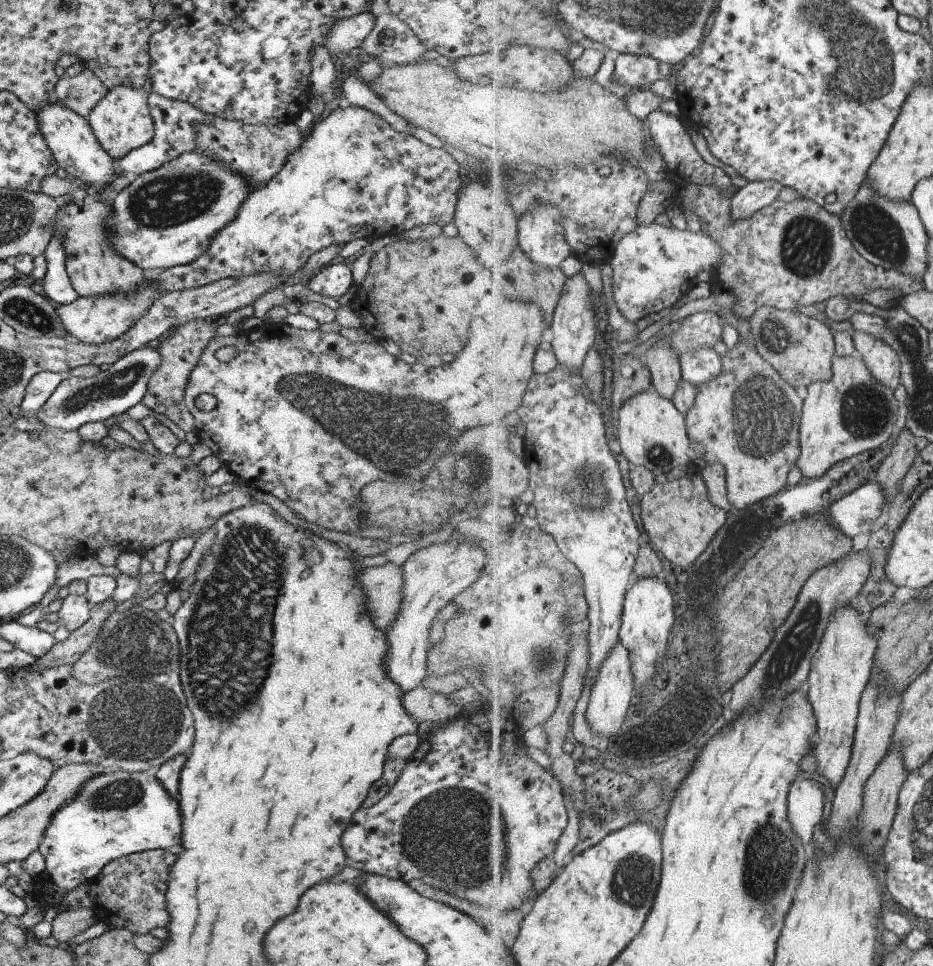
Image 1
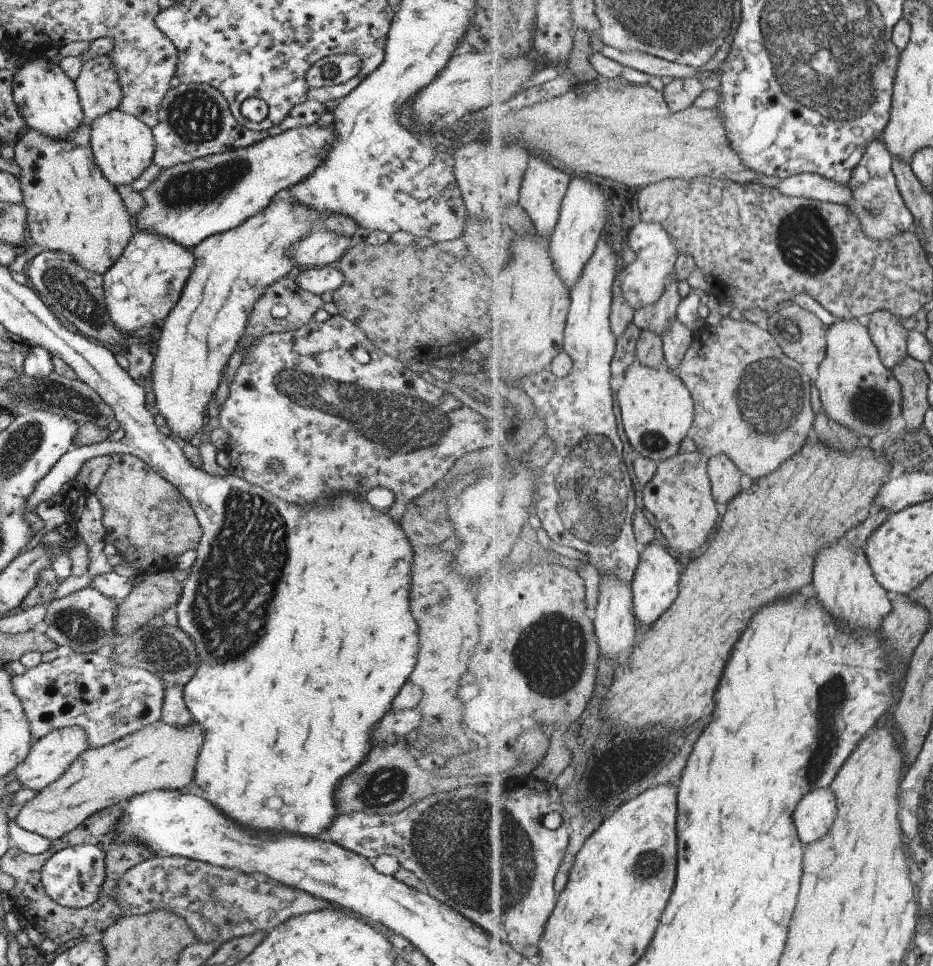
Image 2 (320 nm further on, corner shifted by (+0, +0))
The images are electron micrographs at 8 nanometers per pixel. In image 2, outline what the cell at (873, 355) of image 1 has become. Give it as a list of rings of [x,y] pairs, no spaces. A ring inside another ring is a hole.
[[[878,310],[870,316],[870,335],[878,346],[882,361],[893,370],[909,355],[908,337],[910,331],[901,324],[891,311]]]

